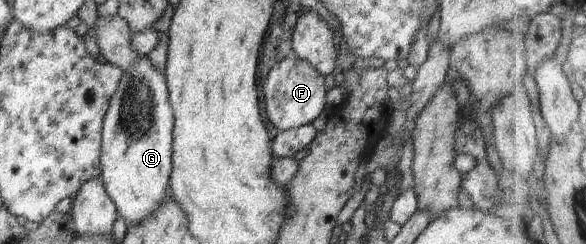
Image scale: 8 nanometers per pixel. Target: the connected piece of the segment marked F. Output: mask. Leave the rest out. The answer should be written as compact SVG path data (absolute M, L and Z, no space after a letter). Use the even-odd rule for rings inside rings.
M296 56L285 58L275 64L267 78L265 86L261 86L263 100L265 100L265 112L269 122L278 131L289 131L301 126L313 123L326 109L325 77L309 65L309 62L298 59Z

